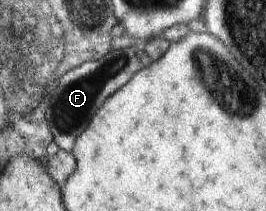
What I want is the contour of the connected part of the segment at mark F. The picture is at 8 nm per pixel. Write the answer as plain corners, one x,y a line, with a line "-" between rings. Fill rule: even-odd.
139,42
132,47
113,49
103,58
93,62
84,62
81,66
66,72
56,86
54,96
50,98
46,119
55,139
54,149
72,151
78,136
88,128
88,122
102,106
102,102
110,94
114,94
120,86
124,86
140,68
148,66
152,60
144,51
144,43

